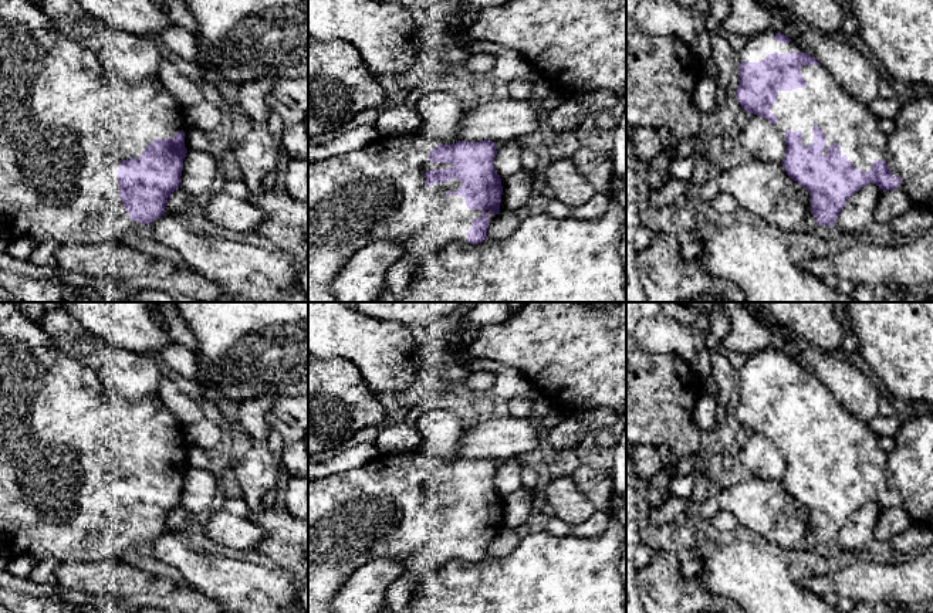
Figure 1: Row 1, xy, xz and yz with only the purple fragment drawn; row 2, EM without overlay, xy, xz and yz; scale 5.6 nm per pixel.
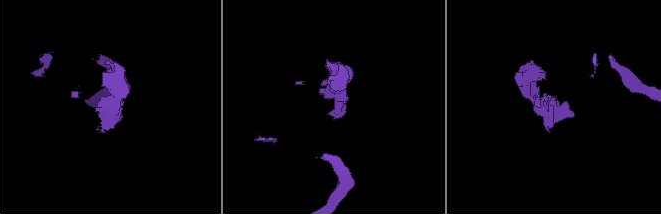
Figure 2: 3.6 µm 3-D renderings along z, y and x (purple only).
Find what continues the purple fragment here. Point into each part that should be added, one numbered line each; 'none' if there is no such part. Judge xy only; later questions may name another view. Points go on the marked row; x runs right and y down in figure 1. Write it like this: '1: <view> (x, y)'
1: xy (66, 125)

